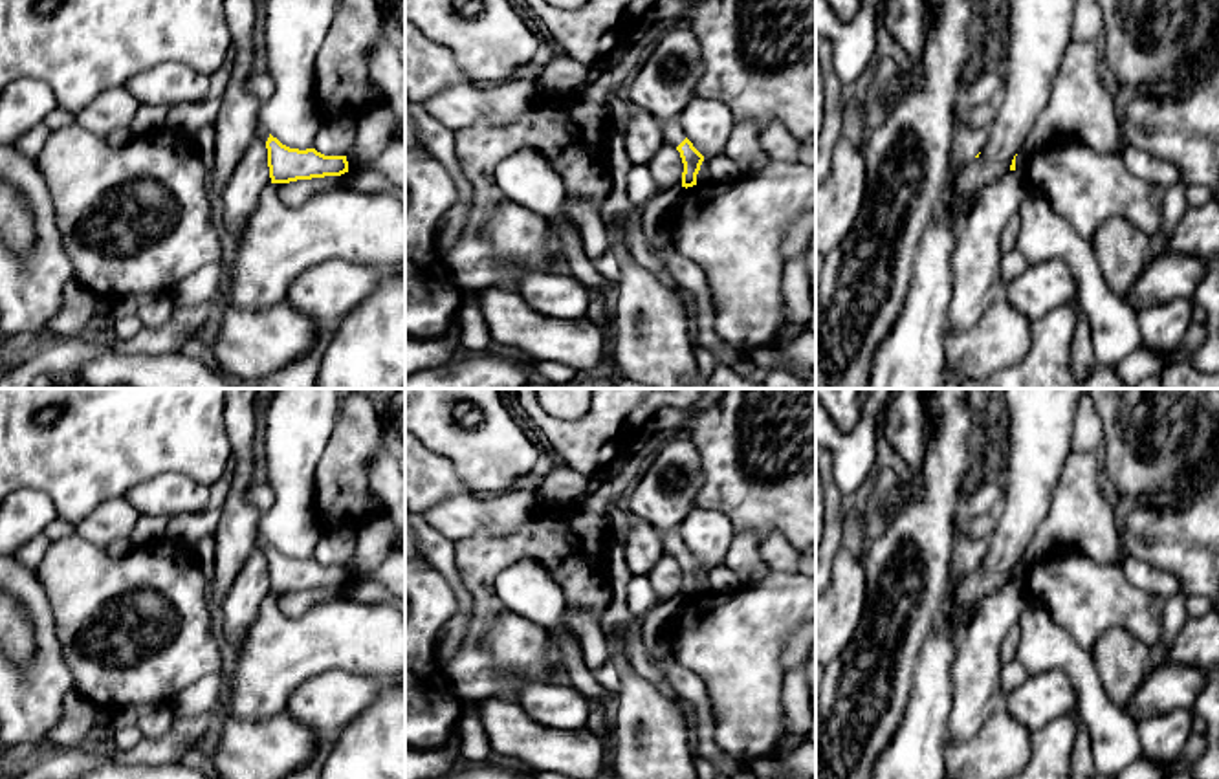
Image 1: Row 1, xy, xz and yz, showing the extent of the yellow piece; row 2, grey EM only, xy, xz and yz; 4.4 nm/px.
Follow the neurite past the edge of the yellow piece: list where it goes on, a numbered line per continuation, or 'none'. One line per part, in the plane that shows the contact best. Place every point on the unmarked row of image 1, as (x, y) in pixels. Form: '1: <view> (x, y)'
1: xz (671, 539)

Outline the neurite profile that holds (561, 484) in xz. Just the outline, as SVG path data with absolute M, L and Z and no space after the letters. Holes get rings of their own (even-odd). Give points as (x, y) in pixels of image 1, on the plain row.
M554 460L552 469L543 477L535 491L539 506L554 510L590 495L603 484L605 471L607 467L598 473L579 473L561 460Z

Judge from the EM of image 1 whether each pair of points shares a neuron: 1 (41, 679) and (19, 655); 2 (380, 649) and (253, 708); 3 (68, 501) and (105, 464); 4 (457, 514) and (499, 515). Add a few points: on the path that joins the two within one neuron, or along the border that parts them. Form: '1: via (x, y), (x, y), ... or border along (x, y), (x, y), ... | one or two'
1: border along (28, 618), (33, 629), (33, 657), (21, 669) | two
2: via (349, 649), (312, 649), (285, 677) | one
3: via (77, 492), (96, 473) | one
4: via (468, 514), (488, 514) | one

